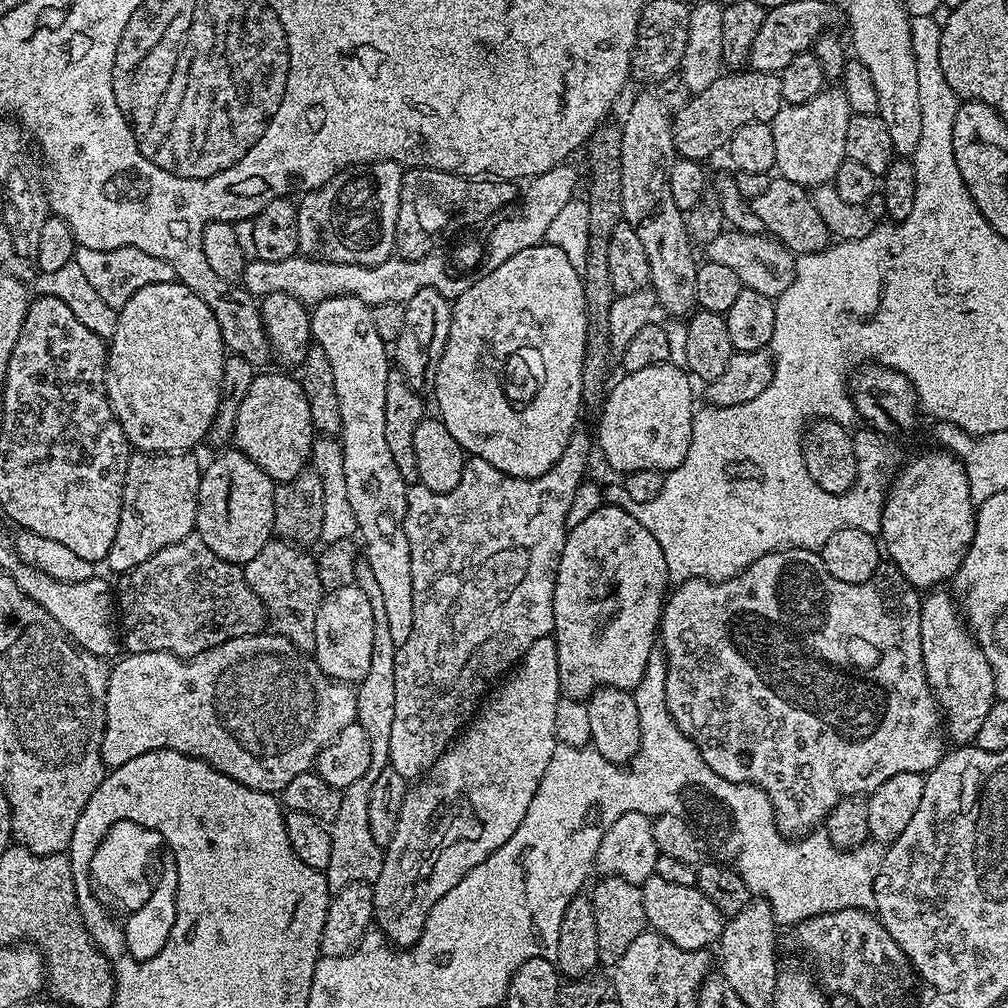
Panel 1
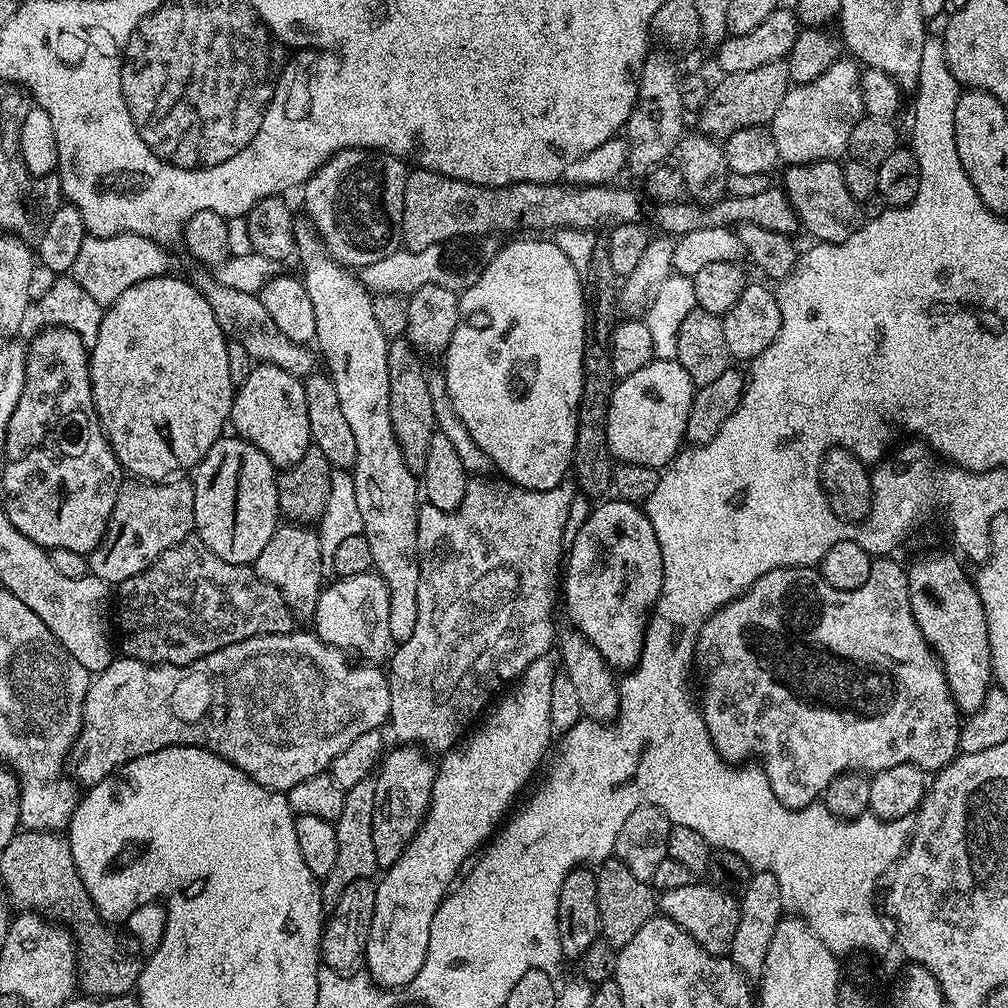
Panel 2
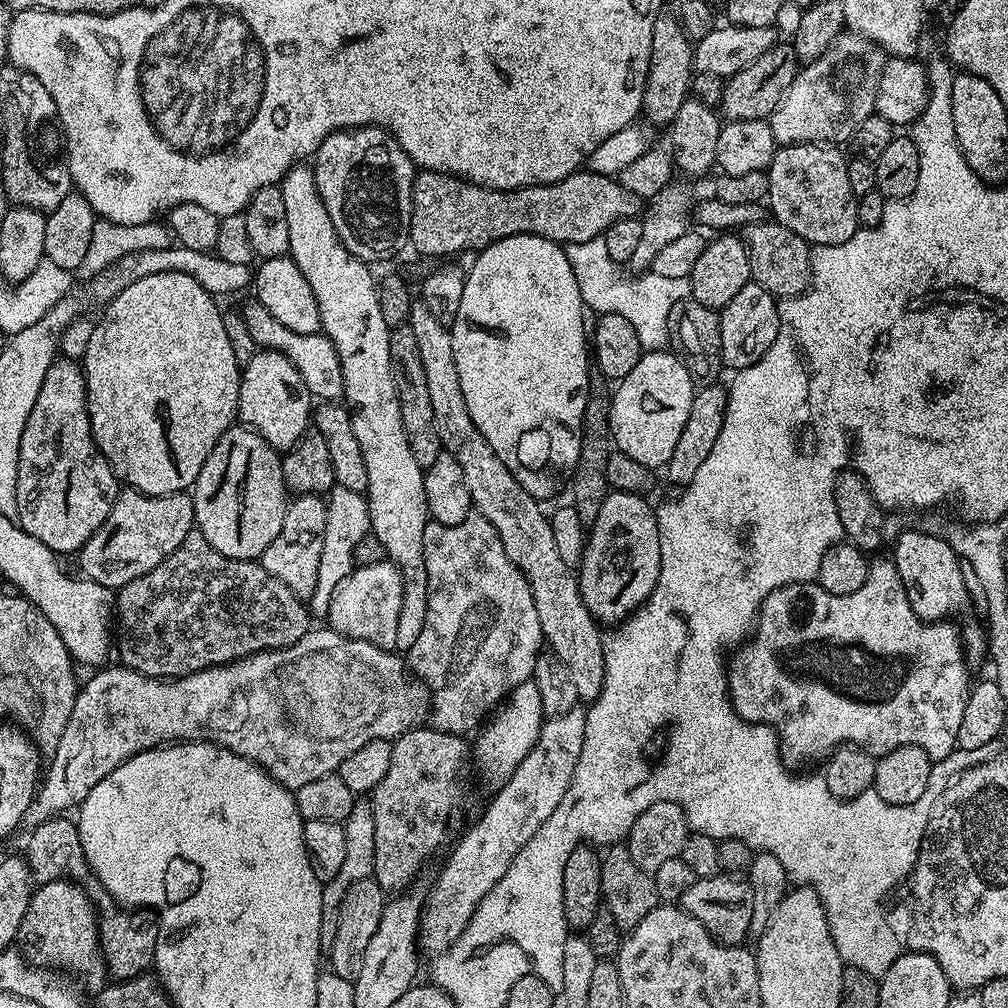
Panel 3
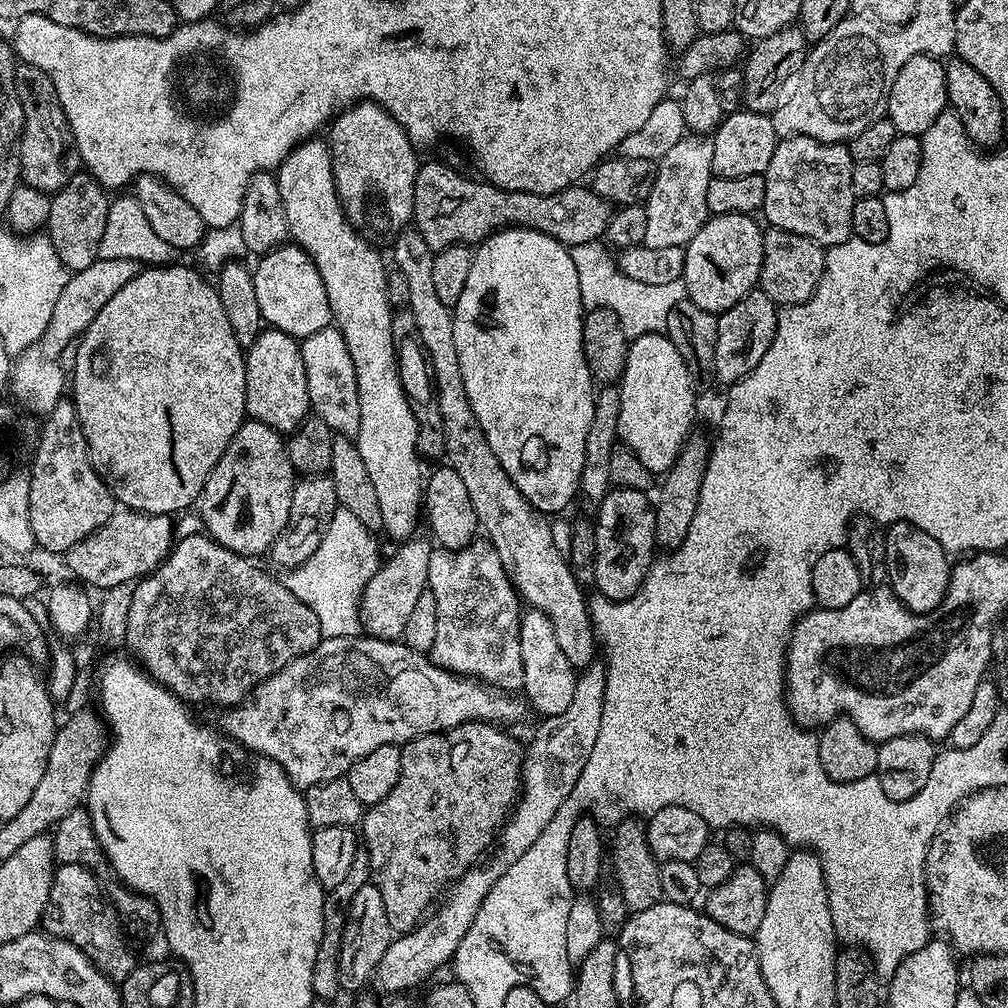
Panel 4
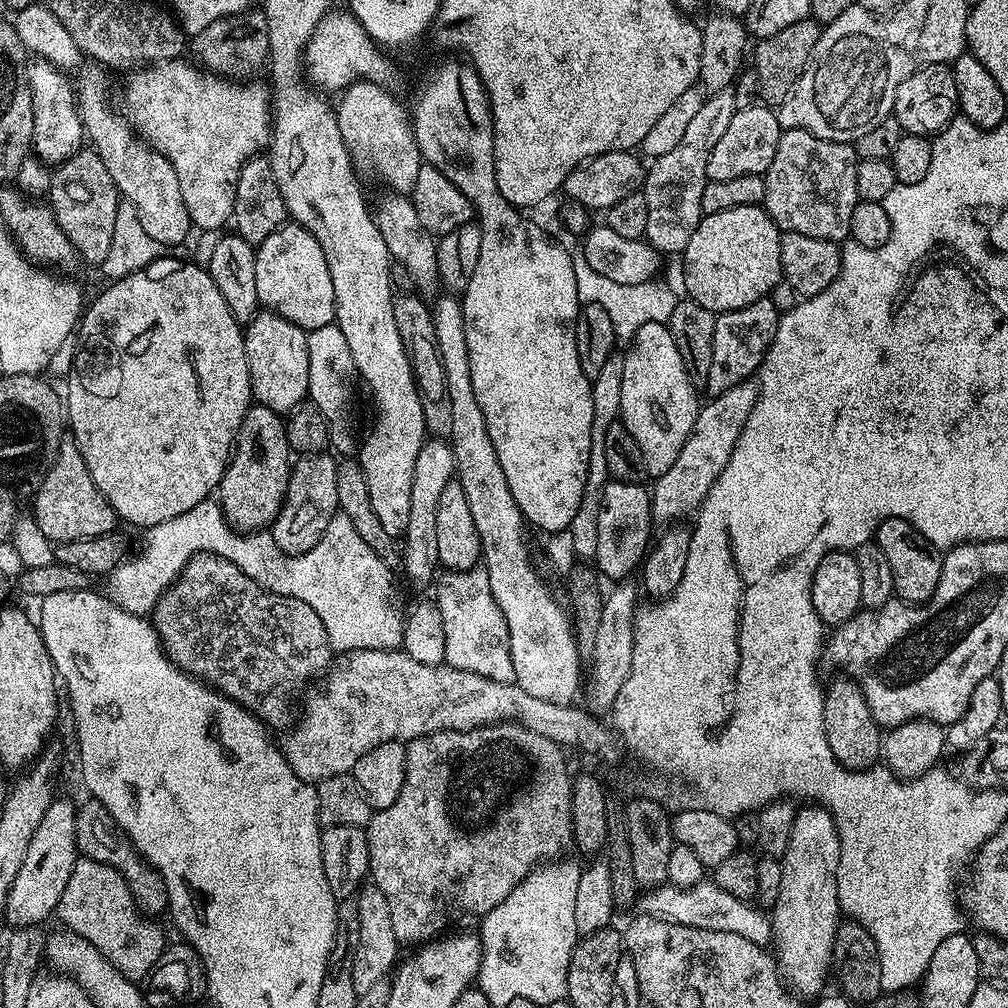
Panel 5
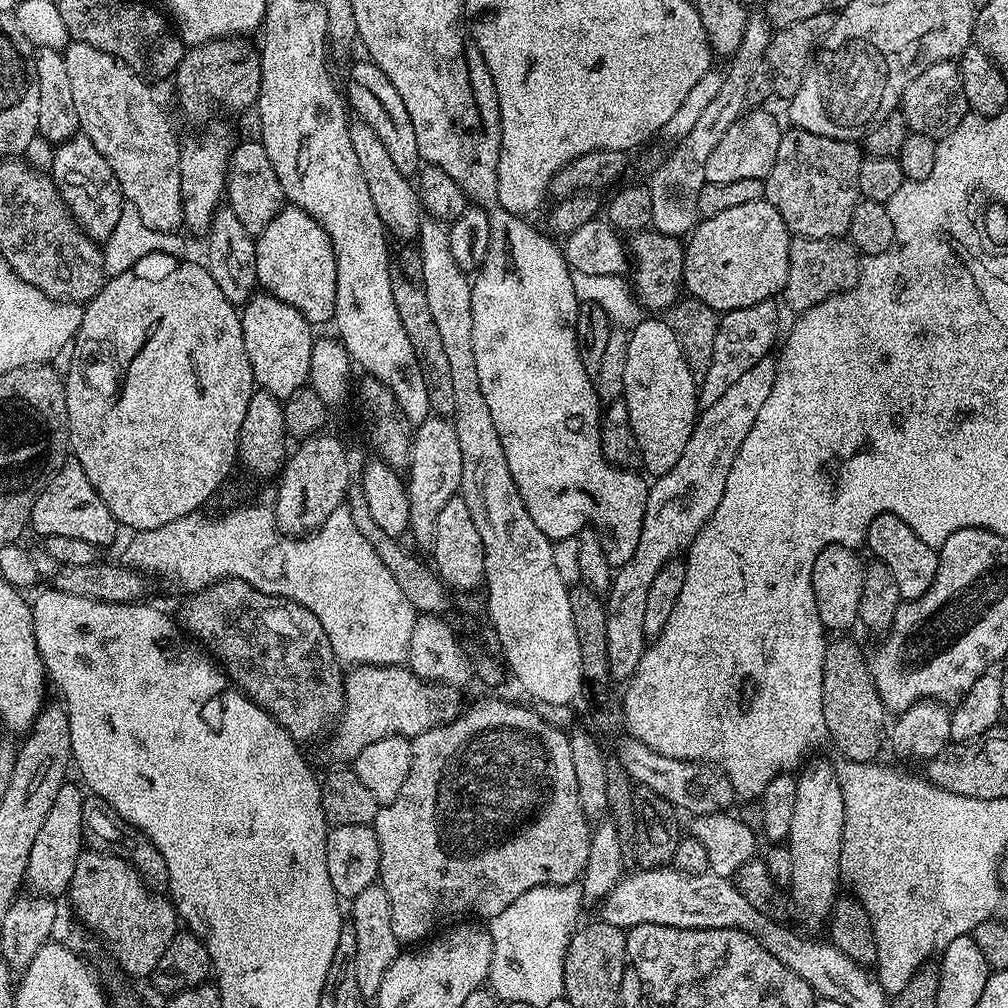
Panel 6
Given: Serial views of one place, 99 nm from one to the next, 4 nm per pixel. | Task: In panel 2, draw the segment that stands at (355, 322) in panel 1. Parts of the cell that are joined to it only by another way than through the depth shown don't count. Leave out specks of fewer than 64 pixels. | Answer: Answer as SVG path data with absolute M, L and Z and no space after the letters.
M297 219L294 238L296 256L304 267L302 279L314 306L315 347L318 352L320 347L323 367L334 382L334 390L338 390L342 414L346 414L354 442L358 442L356 464L359 468L374 468L370 438L372 442L378 440L382 452L397 452L400 448L390 426L390 374L386 370L389 339L379 329L371 305L373 297L359 275L329 256L311 220Z

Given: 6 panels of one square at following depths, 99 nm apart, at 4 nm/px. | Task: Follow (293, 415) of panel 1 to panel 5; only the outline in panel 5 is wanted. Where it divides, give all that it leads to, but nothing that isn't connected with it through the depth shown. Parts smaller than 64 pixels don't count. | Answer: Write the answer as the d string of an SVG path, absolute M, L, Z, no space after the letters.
M264 310L243 329L243 334L253 401L281 414L301 407L308 394L310 378L308 333L294 326L294 322L286 322L286 318Z

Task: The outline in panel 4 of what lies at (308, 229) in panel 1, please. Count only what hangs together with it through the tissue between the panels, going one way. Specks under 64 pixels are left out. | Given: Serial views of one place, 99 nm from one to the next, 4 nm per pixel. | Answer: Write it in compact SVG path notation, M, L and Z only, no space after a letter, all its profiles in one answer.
M361 100L351 108L343 109L331 121L327 132L326 143L332 149L334 186L342 202L342 210L352 223L352 227L365 238L373 238L372 236L392 238L397 232L405 231L412 220L414 178L418 159L416 160L417 149L408 140L402 126L382 105L374 103L373 100Z

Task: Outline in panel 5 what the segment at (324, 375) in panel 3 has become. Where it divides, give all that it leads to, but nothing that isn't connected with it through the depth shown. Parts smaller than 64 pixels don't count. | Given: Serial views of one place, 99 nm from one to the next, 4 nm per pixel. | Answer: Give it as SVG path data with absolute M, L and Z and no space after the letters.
M337 324L318 326L318 330L308 333L308 353L310 354L310 378L307 399L311 407L317 408L328 420L328 443L331 451L340 458L352 458L358 452L358 436L352 429L352 399L356 396L358 373L354 366L354 354L346 343L346 334Z

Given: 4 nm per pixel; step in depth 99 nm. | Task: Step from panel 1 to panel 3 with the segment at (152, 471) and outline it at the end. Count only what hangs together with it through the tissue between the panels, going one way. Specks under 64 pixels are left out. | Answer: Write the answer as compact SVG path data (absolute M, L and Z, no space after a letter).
M125 487L117 495L114 506L102 526L84 543L78 553L80 568L85 577L102 586L119 590L126 582L142 578L158 566L194 531L196 515L191 495L175 492L169 496L148 496Z

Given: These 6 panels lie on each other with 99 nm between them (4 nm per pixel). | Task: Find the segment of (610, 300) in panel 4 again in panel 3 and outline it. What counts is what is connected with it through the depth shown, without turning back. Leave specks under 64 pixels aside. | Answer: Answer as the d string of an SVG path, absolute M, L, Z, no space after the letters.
M603 236L590 238L590 242L569 244L564 248L564 253L570 262L570 270L574 270L585 309L592 311L593 308L596 314L622 314L622 318L634 326L634 334L638 334L641 349L659 352L669 347L674 332L674 313L678 305L692 295L691 279L662 278L651 274L623 276L620 273L623 272L621 265L610 258L610 250L606 250Z

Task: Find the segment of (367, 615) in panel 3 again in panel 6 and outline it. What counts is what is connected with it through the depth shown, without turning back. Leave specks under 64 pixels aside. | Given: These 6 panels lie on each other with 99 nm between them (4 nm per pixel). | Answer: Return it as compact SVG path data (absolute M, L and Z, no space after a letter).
M429 415L427 420L415 425L412 438L410 465L406 470L406 487L410 502L411 532L416 548L430 550L438 534L438 514L451 496L457 495L462 482L462 446L458 446L458 430L451 419Z

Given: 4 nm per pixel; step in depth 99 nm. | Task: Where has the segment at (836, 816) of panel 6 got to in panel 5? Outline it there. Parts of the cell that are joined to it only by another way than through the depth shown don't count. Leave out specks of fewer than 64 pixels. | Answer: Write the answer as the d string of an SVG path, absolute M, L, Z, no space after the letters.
M804 806L797 811L794 826L790 830L790 846L786 846L780 860L782 886L778 886L778 898L770 909L772 917L772 942L776 967L787 987L797 997L816 998L825 991L824 983L830 980L832 968L832 943L836 937L836 925L841 923L842 913L838 902L838 862L840 861L840 839L836 827L824 808Z

